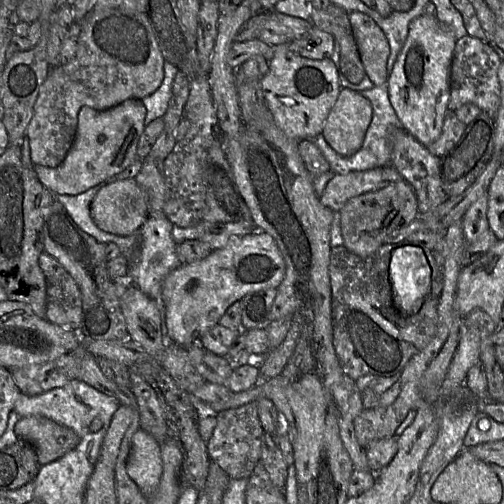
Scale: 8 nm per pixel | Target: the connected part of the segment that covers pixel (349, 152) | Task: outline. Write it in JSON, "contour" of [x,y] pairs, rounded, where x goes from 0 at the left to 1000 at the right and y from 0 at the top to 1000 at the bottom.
{"contour":[[[677,175],[637,266],[665,302],[694,312],[716,296],[738,224],[734,200],[714,181]]]}

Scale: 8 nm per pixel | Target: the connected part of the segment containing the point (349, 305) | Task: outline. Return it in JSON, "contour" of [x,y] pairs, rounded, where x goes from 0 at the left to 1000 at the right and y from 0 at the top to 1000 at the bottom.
{"contour":[[[810,476],[768,482],[738,506],[714,510],[683,486],[657,490],[653,550],[661,687],[687,744],[700,754],[726,744],[796,742],[812,714],[843,690],[869,649],[869,605],[879,573],[879,530],[869,530],[857,496],[839,492],[857,536],[855,581],[821,623],[802,623],[782,607],[772,552],[780,498]]]}

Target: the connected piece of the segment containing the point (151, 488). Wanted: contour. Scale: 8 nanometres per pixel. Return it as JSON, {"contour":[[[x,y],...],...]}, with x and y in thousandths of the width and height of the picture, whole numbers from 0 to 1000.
{"contour":[[[274,851],[264,863],[252,911],[254,944],[296,990],[313,970],[321,933],[319,879]]]}

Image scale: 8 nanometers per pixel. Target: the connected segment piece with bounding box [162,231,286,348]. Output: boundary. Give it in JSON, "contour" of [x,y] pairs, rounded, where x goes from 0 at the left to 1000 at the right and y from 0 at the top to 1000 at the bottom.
{"contour":[[[524,458],[466,474],[385,522],[363,522],[327,550],[321,567],[331,685],[369,690],[397,681],[401,665],[433,643],[452,609],[494,581],[550,571],[563,554],[565,538],[565,518],[546,476]]]}

